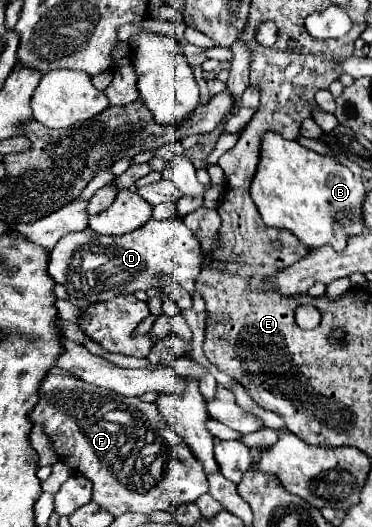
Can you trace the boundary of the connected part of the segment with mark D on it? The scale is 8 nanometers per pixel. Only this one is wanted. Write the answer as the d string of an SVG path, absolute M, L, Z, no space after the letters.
M150 218L136 232L124 236L96 236L90 228L66 234L50 252L48 274L66 288L70 298L92 304L112 300L118 294L134 294L136 290L166 288L174 282L192 294L200 272L200 256L200 242L184 226L182 218Z

